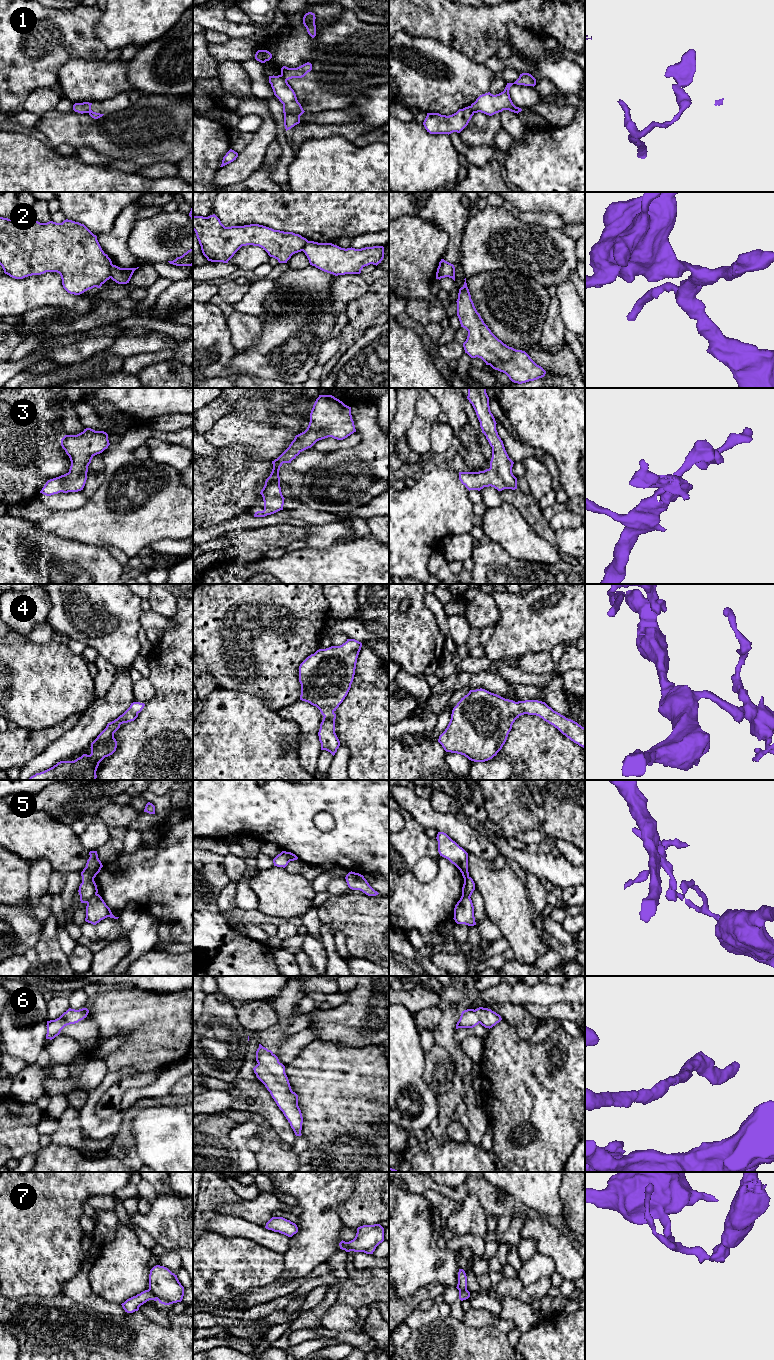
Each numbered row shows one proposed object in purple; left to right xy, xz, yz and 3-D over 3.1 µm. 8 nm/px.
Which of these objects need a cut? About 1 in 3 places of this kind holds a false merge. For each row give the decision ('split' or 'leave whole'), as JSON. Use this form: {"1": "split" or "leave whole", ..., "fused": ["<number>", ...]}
{"1": "split", "2": "split", "3": "leave whole", "4": "leave whole", "5": "split", "6": "leave whole", "7": "split", "fused": ["1", "2", "5", "7"]}

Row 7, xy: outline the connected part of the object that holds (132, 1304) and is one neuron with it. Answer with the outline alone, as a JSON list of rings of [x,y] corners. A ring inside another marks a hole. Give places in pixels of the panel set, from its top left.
[[[145,1290],[136,1296],[133,1296],[127,1299],[124,1303],[122,1303],[122,1307],[127,1313],[133,1313],[139,1310],[139,1307],[146,1303],[149,1300],[156,1300],[155,1295],[152,1293],[151,1290]]]

